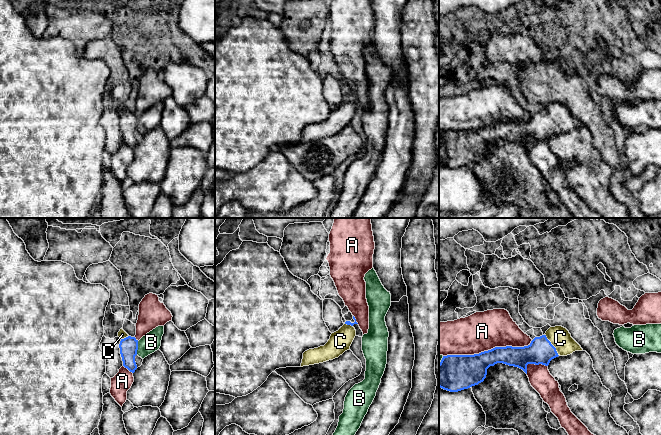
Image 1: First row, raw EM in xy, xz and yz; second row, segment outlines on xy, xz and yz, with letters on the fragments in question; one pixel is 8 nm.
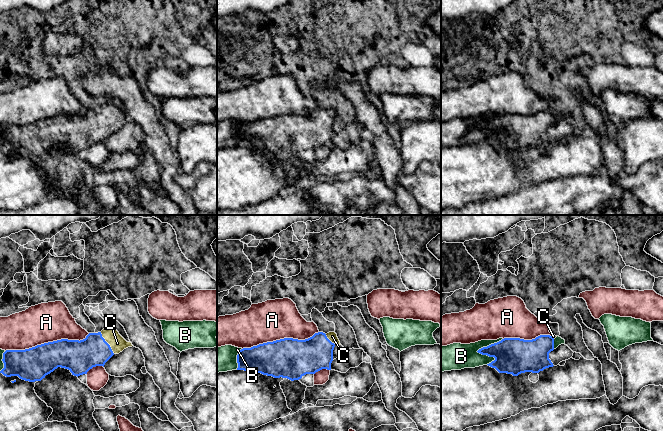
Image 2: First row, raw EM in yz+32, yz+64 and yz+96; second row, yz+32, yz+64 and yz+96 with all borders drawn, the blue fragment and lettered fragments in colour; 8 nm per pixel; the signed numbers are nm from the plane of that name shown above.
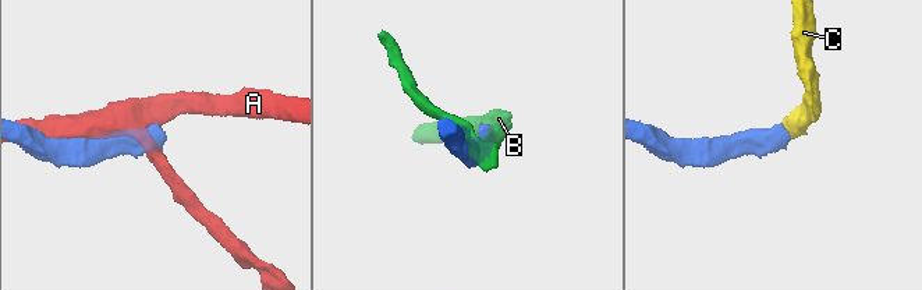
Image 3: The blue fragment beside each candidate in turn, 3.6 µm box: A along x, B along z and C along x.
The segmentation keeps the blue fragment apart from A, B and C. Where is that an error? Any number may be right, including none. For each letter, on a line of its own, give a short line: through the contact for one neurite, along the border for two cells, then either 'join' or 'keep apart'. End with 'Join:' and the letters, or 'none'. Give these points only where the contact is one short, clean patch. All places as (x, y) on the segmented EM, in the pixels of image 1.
A: keep apart
B: keep apart
C: line yz (540, 351), (552, 345), (560, 338); join
Join: C

